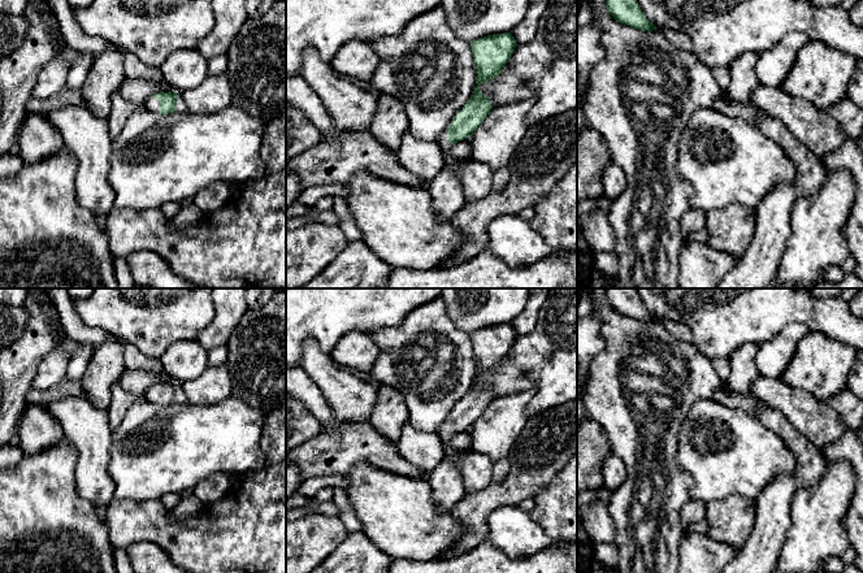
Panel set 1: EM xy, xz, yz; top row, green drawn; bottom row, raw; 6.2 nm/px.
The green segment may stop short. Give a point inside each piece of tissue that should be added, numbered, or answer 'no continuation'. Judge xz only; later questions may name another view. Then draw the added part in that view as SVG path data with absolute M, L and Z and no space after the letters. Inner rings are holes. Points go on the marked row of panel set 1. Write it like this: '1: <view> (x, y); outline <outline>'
1: xz (443, 142); outline M443 133L437 143L441 146L444 157L446 161L444 166L456 166L457 160L450 152L451 143L447 139L447 133Z

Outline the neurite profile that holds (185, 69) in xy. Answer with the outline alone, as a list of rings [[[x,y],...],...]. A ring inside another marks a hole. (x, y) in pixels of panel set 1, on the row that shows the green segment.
[[[195,48],[173,52],[160,71],[177,94],[199,86],[208,77],[209,61]]]

